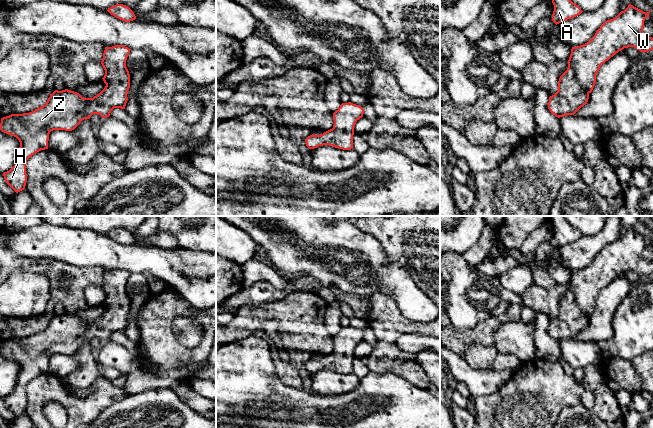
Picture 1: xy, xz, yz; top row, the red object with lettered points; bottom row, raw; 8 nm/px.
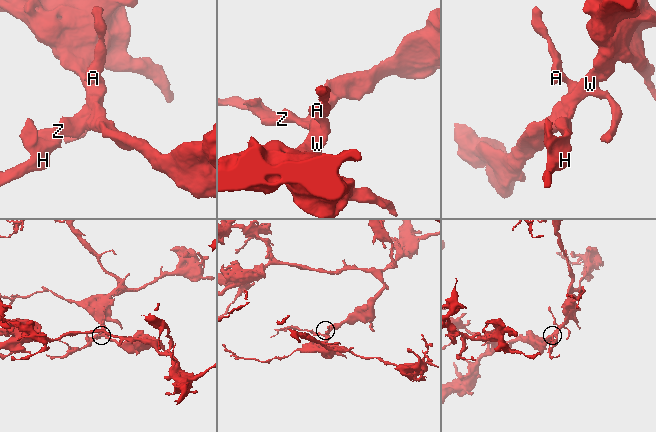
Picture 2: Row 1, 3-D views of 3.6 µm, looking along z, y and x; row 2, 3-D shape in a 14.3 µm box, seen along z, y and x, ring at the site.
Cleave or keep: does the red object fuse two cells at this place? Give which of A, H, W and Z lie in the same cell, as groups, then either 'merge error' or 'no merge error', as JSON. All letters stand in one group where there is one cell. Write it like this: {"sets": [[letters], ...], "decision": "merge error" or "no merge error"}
{"sets": [["A", "H", "W", "Z"]], "decision": "no merge error"}

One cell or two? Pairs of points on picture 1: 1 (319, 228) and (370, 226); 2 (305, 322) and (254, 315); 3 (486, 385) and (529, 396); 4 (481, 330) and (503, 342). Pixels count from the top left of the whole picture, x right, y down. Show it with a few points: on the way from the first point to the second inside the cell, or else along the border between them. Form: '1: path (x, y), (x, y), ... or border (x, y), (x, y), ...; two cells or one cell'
1: border (355, 226), (369, 233), (376, 240); two cells
2: path (292, 317), (288, 313), (267, 313); one cell
3: border (516, 372), (496, 391), (477, 397); two cells
4: border (510, 321), (502, 323), (494, 331), (493, 343); two cells

